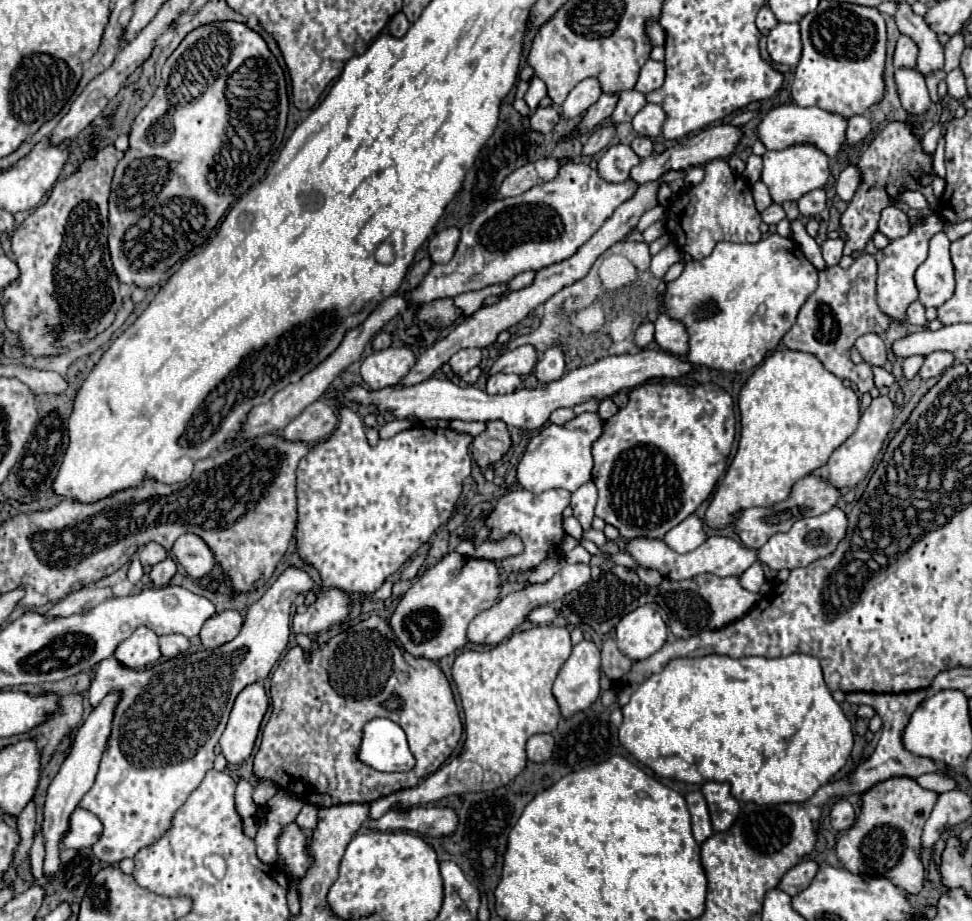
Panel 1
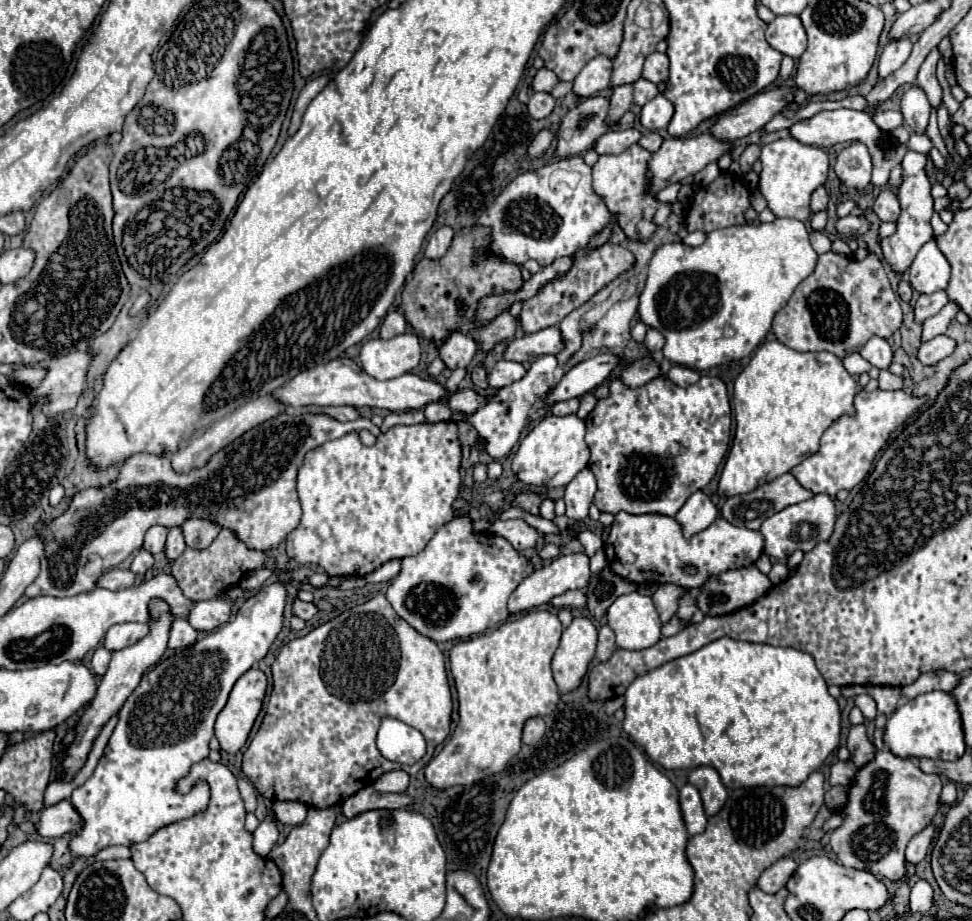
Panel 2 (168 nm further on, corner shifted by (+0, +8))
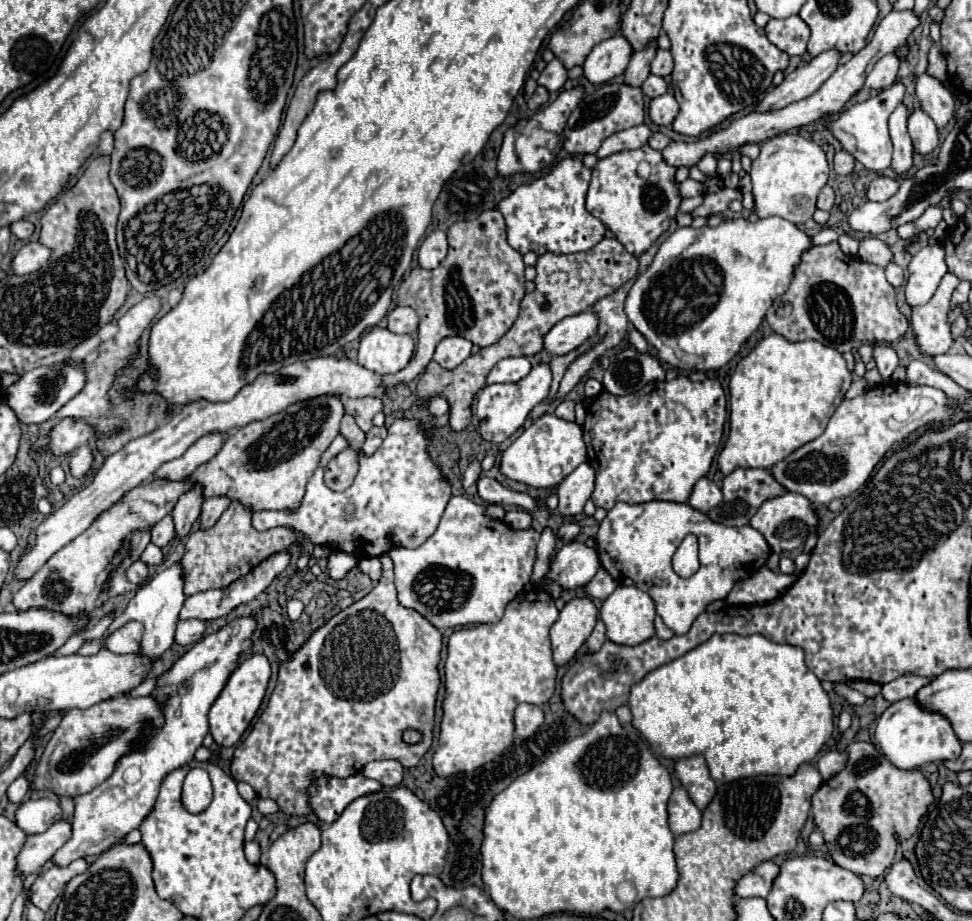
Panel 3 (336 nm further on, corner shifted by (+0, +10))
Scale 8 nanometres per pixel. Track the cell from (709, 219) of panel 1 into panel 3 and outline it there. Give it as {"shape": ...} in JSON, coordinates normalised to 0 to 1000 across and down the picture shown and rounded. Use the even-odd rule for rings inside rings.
{"shape":[[[742,204],[742,208],[725,208],[723,221],[711,230],[713,237],[729,237],[734,232],[746,232],[754,217],[762,217],[764,211],[760,204]]]}

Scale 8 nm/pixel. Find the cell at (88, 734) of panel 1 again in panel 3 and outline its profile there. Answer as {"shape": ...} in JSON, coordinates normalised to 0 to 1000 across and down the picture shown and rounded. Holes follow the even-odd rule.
{"shape":[[[178,612],[176,617],[159,623],[153,630],[153,634],[149,634],[147,638],[141,641],[141,645],[135,649],[131,662],[127,664],[129,673],[141,673],[149,680],[147,695],[143,699],[141,710],[159,717],[172,704],[176,704],[178,691],[180,691],[180,680],[184,675],[184,662],[186,662],[188,654],[190,654],[190,645],[188,645],[188,628],[186,628],[186,615],[184,612]]]}

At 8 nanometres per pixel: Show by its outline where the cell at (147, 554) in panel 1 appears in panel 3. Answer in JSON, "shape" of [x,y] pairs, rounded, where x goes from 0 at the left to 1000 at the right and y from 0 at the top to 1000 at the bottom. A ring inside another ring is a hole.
{"shape":[[[170,560],[166,567],[162,567],[157,573],[155,573],[155,588],[164,595],[172,593],[174,586],[180,584],[180,573],[178,573],[178,562],[176,560]]]}

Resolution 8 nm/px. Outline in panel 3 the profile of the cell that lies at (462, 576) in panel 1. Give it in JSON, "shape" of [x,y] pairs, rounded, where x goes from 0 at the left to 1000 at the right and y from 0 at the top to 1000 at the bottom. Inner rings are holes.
{"shape":[[[464,539],[452,573],[445,582],[439,584],[439,588],[435,588],[435,593],[427,597],[406,595],[400,599],[406,615],[406,638],[410,656],[429,662],[450,684],[513,675],[517,671],[520,658],[538,641],[548,623],[548,615],[552,608],[552,588],[555,580],[548,573],[528,575],[515,565],[501,562],[499,549],[489,547],[485,541]]]}

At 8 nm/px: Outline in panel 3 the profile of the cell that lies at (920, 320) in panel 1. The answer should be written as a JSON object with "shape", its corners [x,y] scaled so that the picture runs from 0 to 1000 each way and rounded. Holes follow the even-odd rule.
{"shape":[[[915,284],[915,289],[910,291],[910,300],[915,304],[915,308],[919,313],[925,313],[929,306],[931,306],[931,298],[929,298],[929,291],[925,291],[921,284]]]}

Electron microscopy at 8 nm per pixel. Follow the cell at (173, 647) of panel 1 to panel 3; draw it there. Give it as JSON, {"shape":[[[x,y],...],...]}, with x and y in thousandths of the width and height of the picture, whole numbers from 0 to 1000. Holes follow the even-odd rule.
{"shape":[[[186,673],[186,675],[182,678],[180,697],[182,697],[184,701],[201,699],[203,695],[209,693],[211,682],[213,682],[213,675],[209,675],[209,673]]]}

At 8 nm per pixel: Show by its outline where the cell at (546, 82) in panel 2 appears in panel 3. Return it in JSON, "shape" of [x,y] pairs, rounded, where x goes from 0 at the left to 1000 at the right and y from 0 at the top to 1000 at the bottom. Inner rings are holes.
{"shape":[[[573,63],[561,72],[561,76],[555,80],[552,87],[552,91],[561,93],[565,100],[575,100],[581,89],[583,89],[583,76]]]}

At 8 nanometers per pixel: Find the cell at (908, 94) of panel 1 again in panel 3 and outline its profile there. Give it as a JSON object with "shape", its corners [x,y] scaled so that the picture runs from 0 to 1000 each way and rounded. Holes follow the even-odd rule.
{"shape":[[[941,115],[935,124],[935,145],[939,152],[939,161],[948,167],[956,167],[964,161],[966,148],[962,132],[950,122],[948,115]]]}

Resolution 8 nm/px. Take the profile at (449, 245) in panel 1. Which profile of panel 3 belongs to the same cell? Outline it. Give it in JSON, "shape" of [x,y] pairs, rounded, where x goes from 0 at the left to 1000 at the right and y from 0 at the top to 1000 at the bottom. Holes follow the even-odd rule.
{"shape":[[[456,250],[443,252],[435,265],[431,267],[431,289],[433,291],[448,291],[460,278],[460,254]]]}

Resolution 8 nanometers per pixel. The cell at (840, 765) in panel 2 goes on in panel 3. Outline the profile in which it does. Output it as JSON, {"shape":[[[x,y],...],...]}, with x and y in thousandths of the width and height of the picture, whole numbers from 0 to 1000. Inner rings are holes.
{"shape":[[[867,814],[863,819],[849,819],[849,821],[845,821],[841,834],[843,834],[845,843],[849,847],[853,847],[853,845],[857,845],[859,840],[863,840],[871,832],[871,825],[873,825],[873,821]]]}

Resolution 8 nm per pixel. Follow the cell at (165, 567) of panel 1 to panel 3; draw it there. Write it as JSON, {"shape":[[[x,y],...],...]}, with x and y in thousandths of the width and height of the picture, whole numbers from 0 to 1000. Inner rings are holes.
{"shape":[[[201,528],[201,532],[188,536],[188,541],[184,541],[184,545],[180,547],[178,554],[178,567],[180,567],[180,580],[182,584],[190,584],[197,578],[199,567],[205,562],[205,554],[209,547],[209,539],[205,528]]]}

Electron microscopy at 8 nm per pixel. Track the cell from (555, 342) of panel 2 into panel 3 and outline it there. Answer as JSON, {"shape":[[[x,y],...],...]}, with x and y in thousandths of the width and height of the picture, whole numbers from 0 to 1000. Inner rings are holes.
{"shape":[[[608,337],[579,345],[561,363],[559,380],[567,382],[569,387],[583,384],[594,376],[598,376],[606,365],[610,365],[612,358],[614,358],[614,343]]]}

